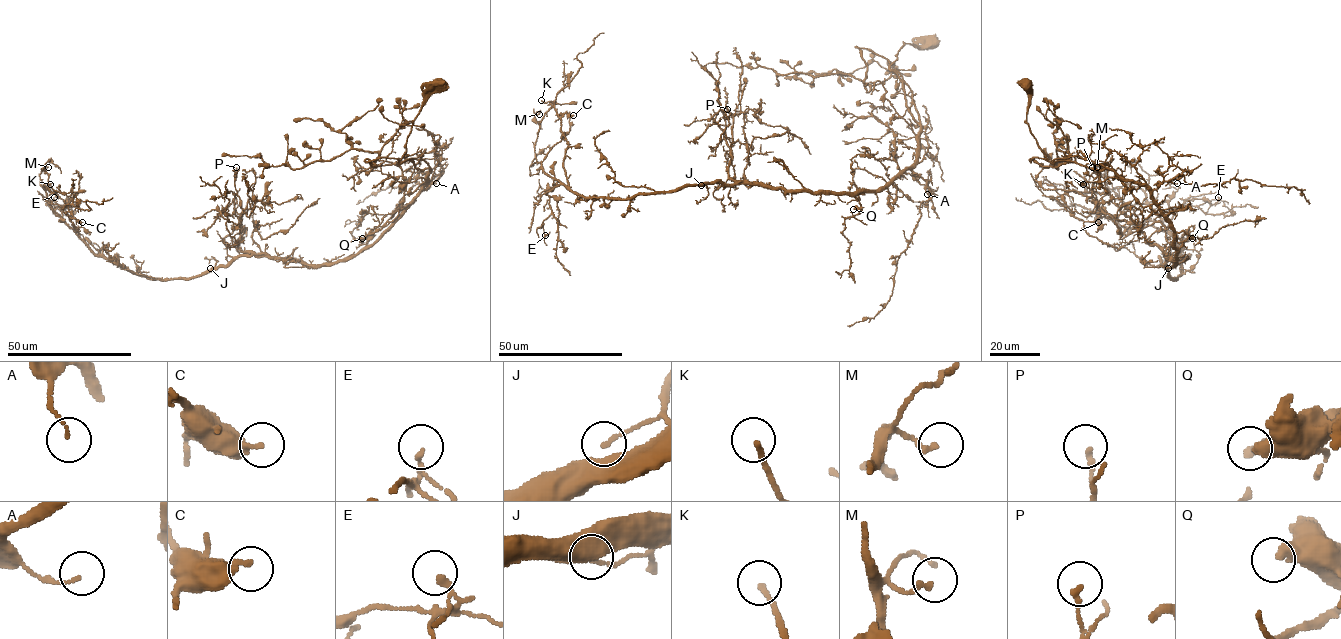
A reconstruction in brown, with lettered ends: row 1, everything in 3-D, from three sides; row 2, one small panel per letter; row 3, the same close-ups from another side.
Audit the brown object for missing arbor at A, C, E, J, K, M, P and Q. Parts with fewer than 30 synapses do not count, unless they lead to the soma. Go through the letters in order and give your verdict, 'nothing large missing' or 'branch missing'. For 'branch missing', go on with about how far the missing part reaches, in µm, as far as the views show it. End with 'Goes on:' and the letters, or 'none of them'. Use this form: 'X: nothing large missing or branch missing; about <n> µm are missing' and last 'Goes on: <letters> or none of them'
A: nothing large missing
C: nothing large missing
E: nothing large missing
J: nothing large missing
K: nothing large missing
M: nothing large missing
P: nothing large missing
Q: nothing large missing
Goes on: none of them

